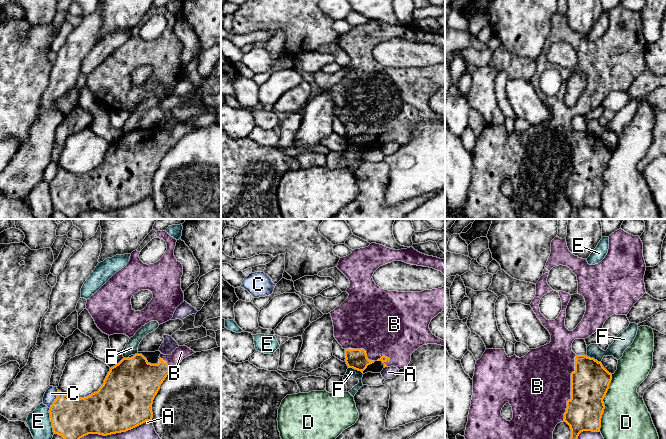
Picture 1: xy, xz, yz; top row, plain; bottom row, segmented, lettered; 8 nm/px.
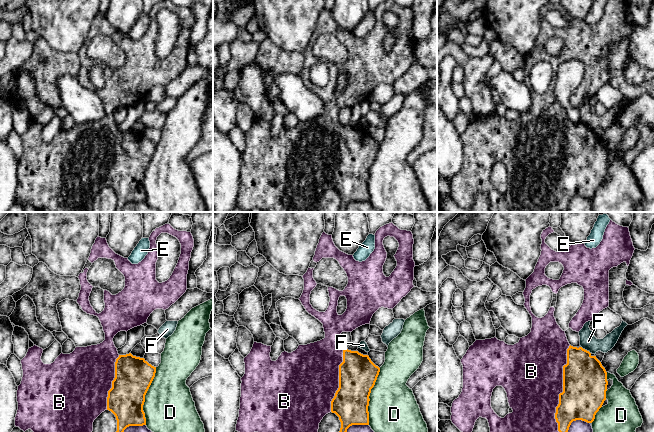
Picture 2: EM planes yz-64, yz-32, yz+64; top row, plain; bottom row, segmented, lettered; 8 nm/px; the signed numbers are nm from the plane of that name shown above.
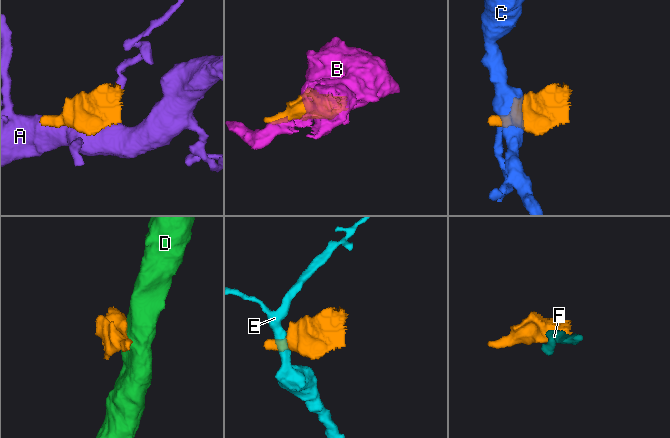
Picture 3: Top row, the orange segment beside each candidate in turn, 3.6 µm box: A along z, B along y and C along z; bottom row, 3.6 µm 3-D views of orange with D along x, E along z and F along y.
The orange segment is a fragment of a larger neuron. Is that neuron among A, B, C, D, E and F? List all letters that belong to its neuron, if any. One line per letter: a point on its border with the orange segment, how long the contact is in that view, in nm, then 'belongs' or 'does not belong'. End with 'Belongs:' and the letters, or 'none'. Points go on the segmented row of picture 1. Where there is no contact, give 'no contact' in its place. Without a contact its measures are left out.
A: xy (115, 433) | 600 nm | does not belong
B: yz (571, 388) | 550 nm | belongs
C: xy (55, 399) | 160 nm | does not belong
D: yz (603, 402) | 460 nm | does not belong
E: xy (51, 421) | 220 nm | does not belong
F: xz (355, 369) | 130 nm | does not belong
Belongs: B

